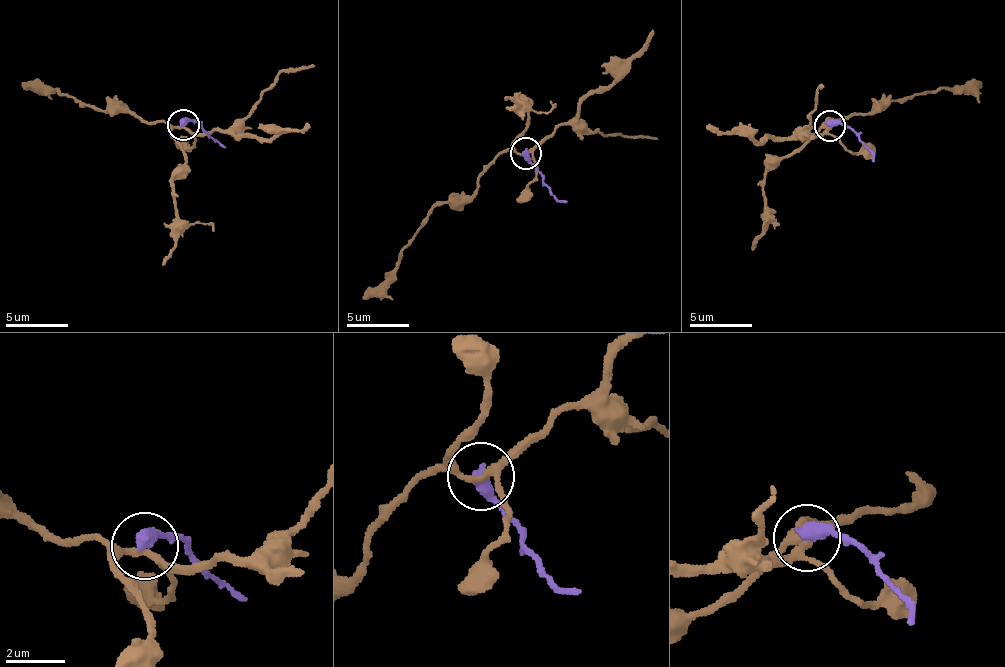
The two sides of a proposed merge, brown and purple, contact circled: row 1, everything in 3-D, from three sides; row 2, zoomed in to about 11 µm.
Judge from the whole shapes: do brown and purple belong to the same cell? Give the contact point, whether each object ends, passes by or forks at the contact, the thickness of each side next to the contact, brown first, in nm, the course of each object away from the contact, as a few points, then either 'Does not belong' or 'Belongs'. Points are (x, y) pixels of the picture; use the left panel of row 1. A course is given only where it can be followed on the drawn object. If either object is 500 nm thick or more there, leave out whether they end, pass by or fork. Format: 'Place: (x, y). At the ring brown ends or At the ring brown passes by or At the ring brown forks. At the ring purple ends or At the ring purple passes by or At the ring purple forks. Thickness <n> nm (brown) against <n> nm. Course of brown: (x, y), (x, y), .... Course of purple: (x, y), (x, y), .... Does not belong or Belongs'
Place: (183, 125). At the ring brown forks. At the ring purple ends. Thickness 200 nm (brown) against 480 nm. Course of brown: (184, 125), (159, 122), (128, 112), (100, 111), (59, 93), (56, 88), (28, 84), (22, 89). Course of purple: (184, 125), (193, 119), (225, 146). Does not belong

